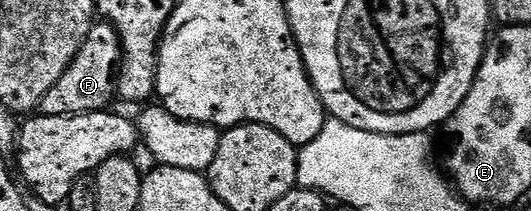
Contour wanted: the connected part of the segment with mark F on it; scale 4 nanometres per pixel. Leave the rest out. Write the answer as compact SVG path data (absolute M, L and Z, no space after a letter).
M109 22L95 23L86 36L84 46L64 70L60 82L44 94L37 111L44 116L79 116L85 112L104 112L116 100L116 77L122 63L122 39Z

